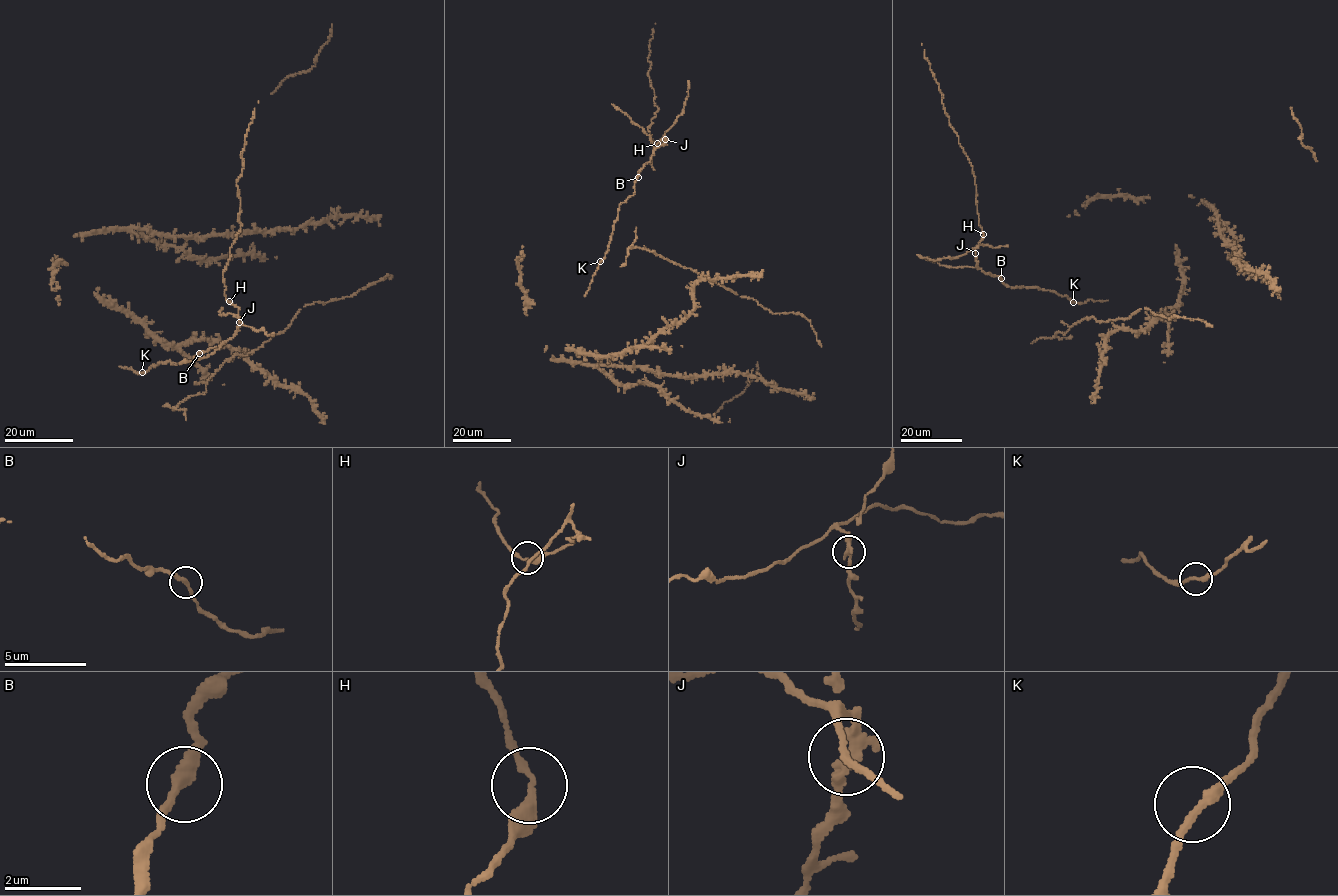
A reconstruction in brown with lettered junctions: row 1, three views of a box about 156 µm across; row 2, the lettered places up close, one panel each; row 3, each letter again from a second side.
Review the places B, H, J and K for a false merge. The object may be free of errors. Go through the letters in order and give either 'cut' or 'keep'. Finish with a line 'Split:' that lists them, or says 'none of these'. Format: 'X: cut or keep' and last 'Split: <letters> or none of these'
B: keep
H: keep
J: cut
K: keep
Split: J

